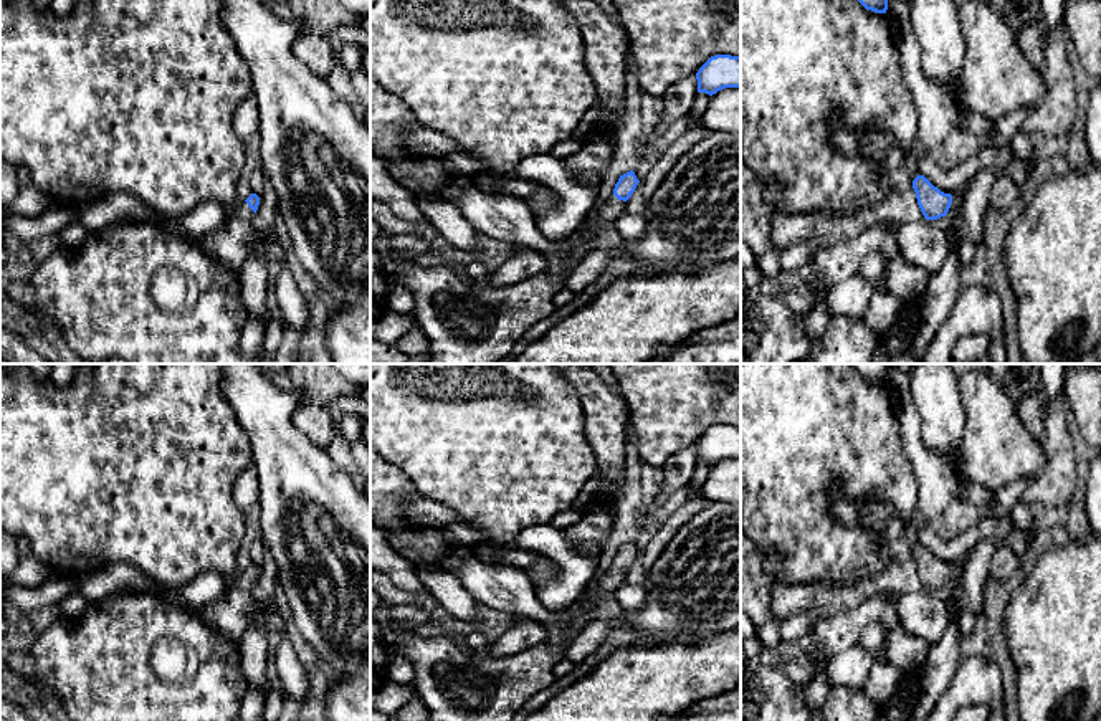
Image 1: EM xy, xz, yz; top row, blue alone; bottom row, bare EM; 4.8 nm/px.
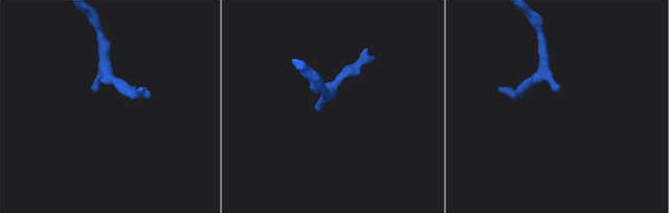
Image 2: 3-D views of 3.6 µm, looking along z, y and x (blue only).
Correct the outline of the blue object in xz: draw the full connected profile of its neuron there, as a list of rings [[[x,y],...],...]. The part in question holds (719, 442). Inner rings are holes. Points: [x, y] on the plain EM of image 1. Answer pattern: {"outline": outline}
{"outline": [[[711,427],[696,443],[698,463],[709,466],[724,458],[741,458],[741,427]]]}

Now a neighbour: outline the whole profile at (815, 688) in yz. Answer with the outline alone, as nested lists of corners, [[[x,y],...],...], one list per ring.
[[[820,666],[800,686],[802,700],[810,709],[818,711],[825,704],[832,686],[827,671]]]

